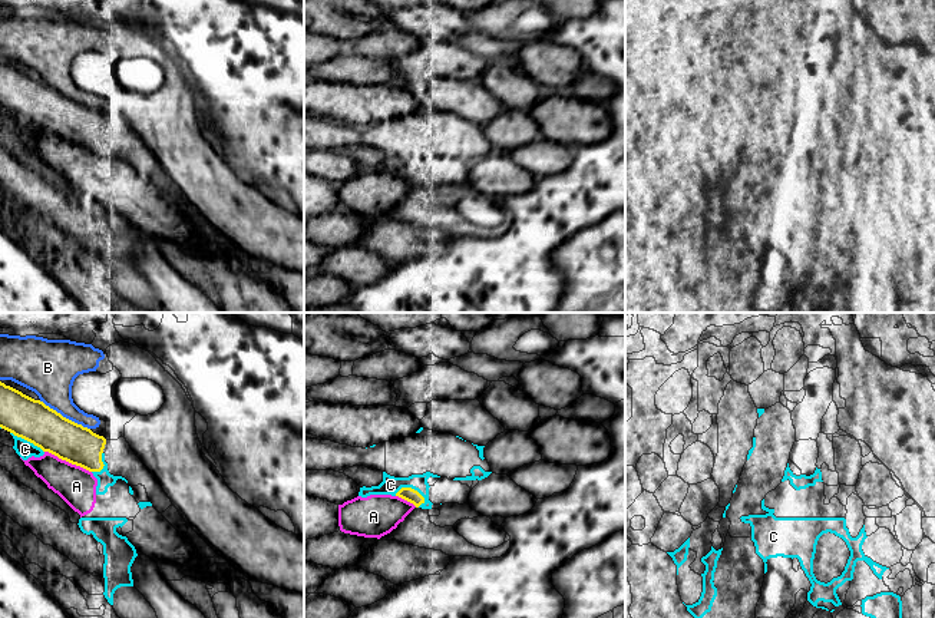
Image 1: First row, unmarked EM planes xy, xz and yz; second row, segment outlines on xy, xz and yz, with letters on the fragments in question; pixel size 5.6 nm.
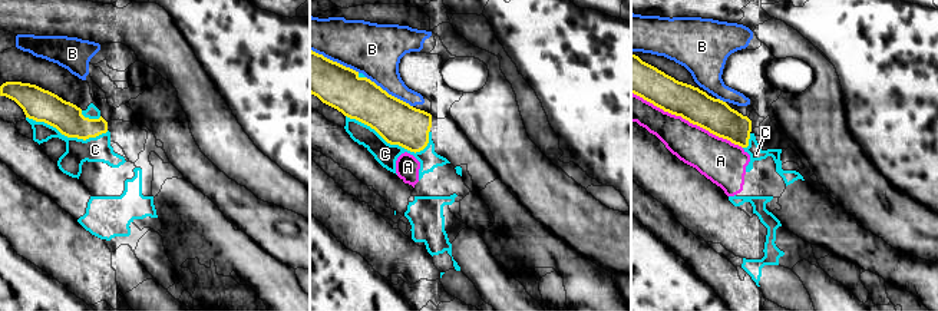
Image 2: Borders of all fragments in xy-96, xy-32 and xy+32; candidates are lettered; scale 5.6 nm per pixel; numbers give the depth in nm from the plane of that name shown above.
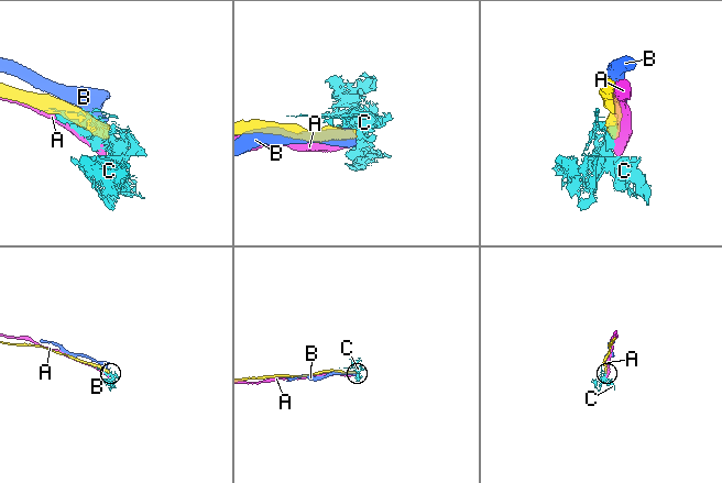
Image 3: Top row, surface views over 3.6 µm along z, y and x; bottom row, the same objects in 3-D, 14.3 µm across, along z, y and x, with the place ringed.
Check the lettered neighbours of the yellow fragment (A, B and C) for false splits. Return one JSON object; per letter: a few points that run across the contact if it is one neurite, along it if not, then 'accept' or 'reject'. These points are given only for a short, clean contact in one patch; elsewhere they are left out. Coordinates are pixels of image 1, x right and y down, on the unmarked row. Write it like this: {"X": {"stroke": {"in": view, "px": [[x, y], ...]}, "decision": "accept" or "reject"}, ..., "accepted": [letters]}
{"A": {"decision": "reject"}, "B": {"decision": "reject"}, "C": {"decision": "accept"}, "accepted": ["C"]}

